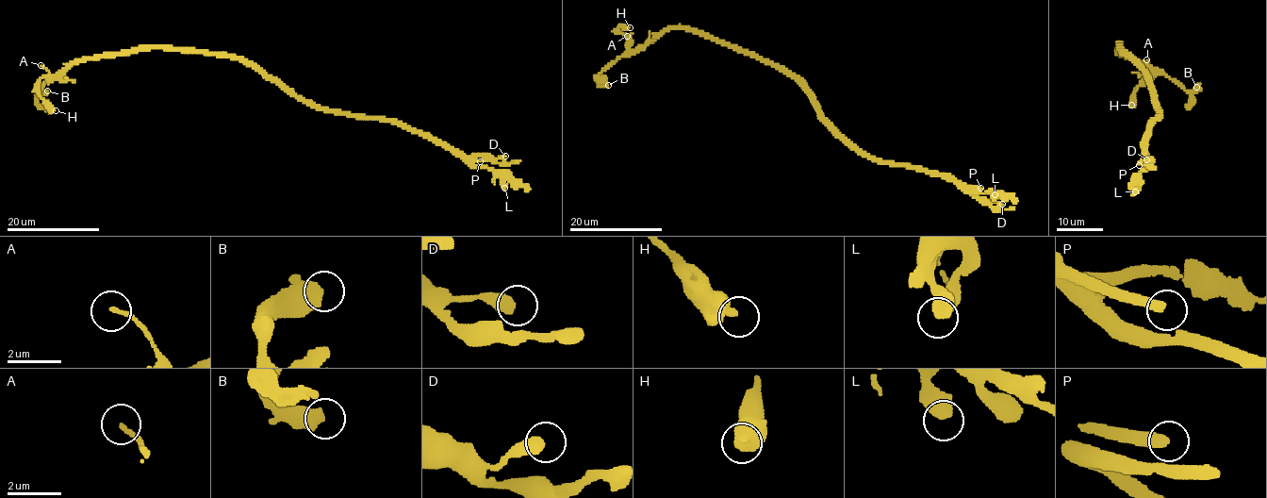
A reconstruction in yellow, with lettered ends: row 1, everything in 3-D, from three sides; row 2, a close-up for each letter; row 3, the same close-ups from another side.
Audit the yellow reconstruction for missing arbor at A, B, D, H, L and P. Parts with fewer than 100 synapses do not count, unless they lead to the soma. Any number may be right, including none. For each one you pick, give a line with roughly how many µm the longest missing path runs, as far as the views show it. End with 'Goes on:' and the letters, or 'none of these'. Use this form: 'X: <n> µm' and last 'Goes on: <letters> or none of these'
P: 35 µm
Goes on: P

